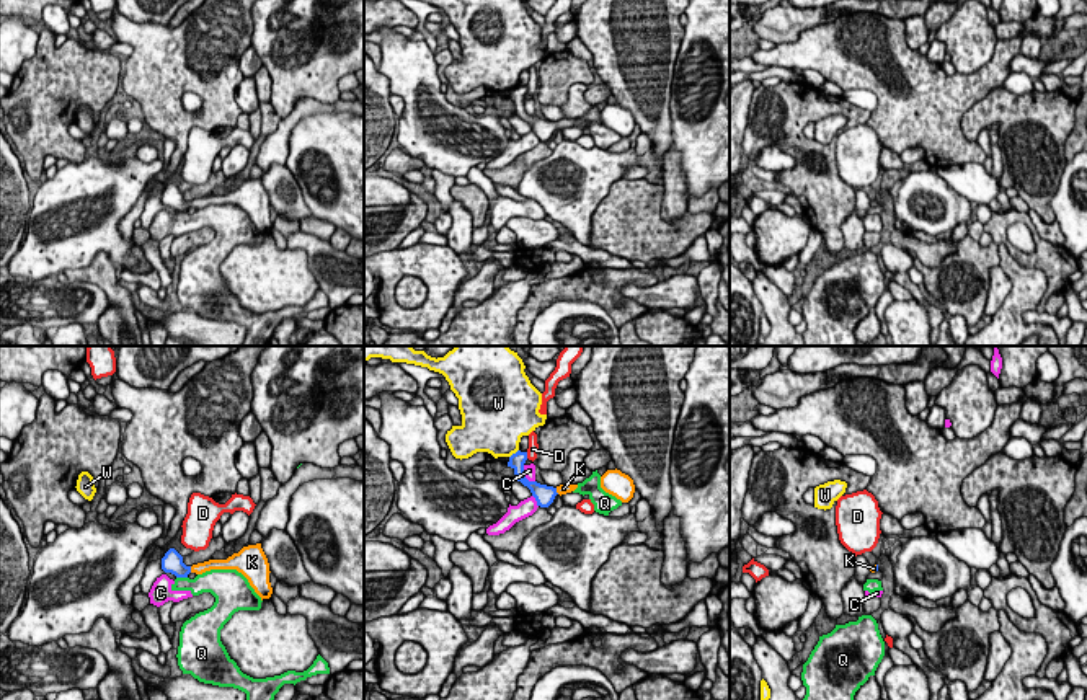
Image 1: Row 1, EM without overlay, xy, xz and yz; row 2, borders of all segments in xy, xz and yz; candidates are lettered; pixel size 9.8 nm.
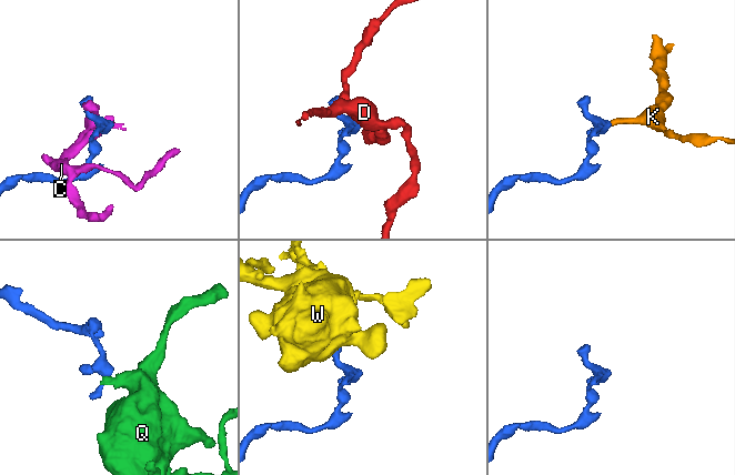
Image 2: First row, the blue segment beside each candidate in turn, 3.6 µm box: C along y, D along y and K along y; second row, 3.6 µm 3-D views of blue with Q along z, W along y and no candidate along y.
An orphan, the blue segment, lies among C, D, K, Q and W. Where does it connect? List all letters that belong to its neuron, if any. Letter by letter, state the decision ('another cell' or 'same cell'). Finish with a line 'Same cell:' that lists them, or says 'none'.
C: another cell
D: another cell
K: same cell
Q: another cell
W: another cell
Same cell: K

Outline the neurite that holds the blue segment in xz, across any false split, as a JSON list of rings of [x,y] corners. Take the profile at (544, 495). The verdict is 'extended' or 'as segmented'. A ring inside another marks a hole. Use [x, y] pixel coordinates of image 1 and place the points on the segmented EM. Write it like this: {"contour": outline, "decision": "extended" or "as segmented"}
{"contour": [[[517,450],[509,457],[508,467],[514,470],[516,480],[530,490],[532,496],[537,501],[537,506],[548,507],[557,494],[561,496],[578,488],[578,485],[560,485],[553,488],[553,486],[540,485],[537,481],[529,481],[524,475],[526,460],[527,460],[527,452]]], "decision": "extended"}

